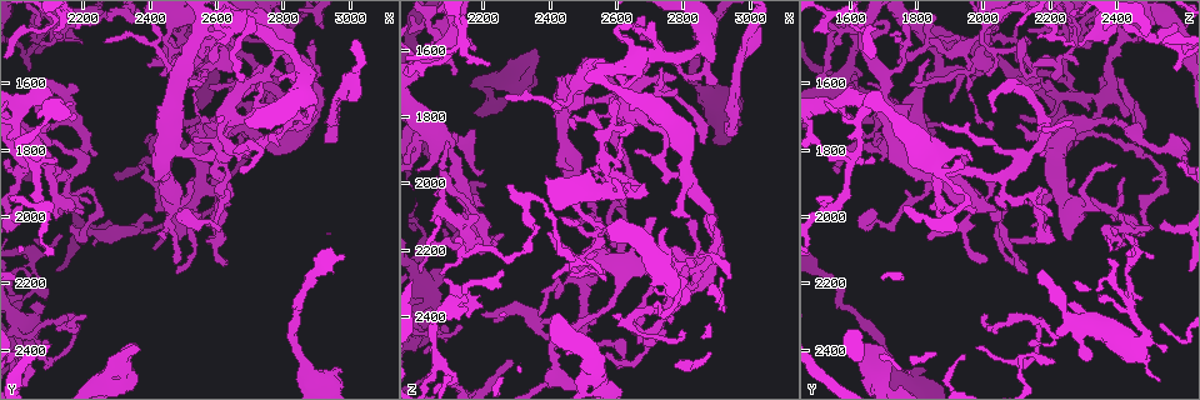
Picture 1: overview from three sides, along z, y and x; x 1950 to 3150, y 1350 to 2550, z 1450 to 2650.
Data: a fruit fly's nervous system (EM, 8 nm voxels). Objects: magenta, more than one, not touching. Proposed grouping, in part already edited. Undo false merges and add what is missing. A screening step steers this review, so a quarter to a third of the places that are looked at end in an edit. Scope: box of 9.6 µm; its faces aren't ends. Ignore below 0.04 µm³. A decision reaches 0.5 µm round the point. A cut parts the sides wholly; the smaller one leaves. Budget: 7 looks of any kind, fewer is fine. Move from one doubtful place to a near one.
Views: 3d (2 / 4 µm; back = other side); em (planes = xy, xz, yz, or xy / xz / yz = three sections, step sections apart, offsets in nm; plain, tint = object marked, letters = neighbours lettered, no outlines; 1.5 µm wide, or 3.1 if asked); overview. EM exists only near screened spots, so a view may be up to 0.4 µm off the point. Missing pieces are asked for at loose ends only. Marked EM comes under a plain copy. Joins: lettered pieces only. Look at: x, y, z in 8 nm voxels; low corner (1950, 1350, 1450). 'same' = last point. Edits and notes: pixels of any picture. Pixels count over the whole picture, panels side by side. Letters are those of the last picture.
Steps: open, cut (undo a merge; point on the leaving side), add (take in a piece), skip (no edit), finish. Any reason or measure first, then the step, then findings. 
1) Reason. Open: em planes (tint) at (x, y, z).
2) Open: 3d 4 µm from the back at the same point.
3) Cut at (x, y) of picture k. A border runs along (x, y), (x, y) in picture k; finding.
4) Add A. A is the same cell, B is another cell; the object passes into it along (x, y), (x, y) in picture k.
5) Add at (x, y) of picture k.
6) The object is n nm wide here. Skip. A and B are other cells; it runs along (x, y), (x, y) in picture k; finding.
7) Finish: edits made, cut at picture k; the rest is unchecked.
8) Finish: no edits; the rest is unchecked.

Free end. Open: em planes (letters) at (2930, 1780, 1820).

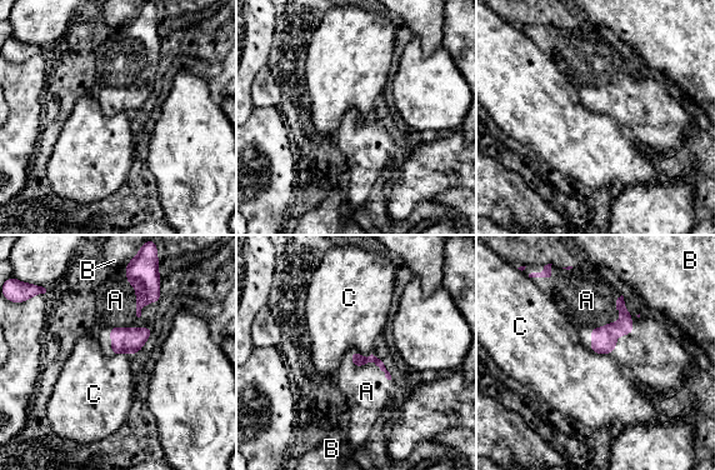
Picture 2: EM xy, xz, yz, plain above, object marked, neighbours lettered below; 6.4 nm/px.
Add A. A is the same cell, B and C are other cells; the neuron continues.

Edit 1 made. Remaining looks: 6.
Thin end. Open: 3d 2 µm at (2740, 1430, 2130).

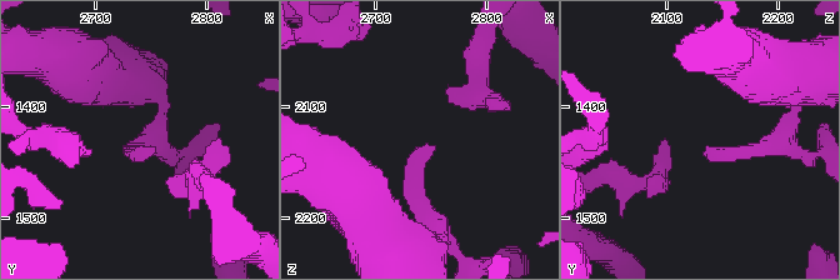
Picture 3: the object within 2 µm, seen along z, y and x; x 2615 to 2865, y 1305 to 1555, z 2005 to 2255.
Open: em xy step 8 (tint) at (2748, 1436, 2136).

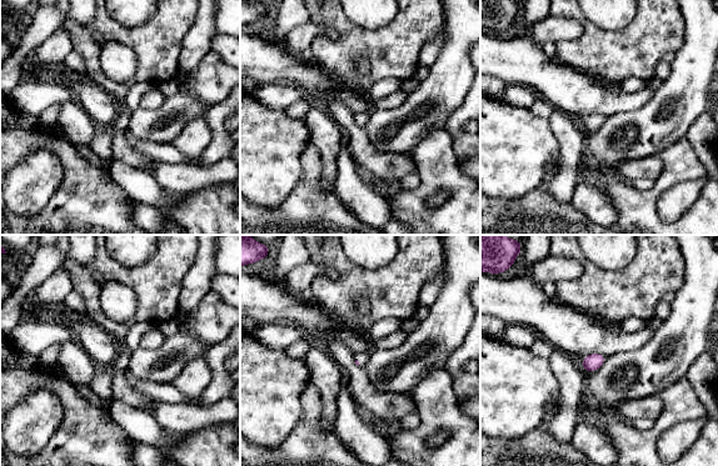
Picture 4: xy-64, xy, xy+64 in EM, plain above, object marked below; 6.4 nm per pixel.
Cut it another way. Open: em xz step 4 (letters) at the same point.

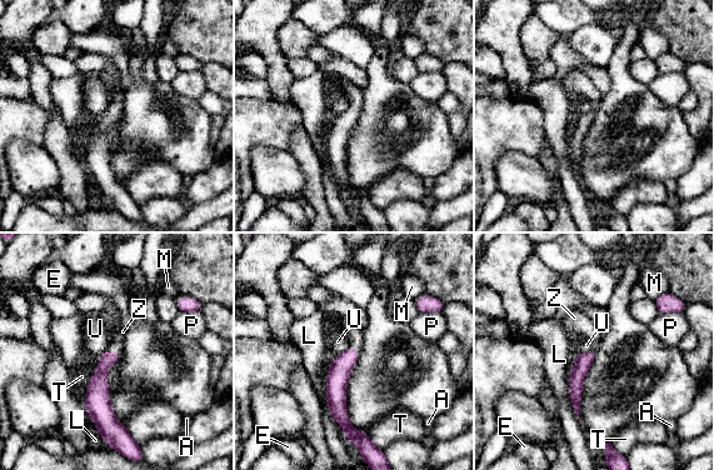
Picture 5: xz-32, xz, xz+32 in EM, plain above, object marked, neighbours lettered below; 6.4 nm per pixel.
Add Z. Z is the same cell, A, E, L, M, P, T and U are other cells; the object passes into it along (98, 386), (114, 351), (116, 335) in picture 5; the neuron continues.

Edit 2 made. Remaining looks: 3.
Finish: edits made, add at picture 2, add at picture 5; the rest is unchecked.

